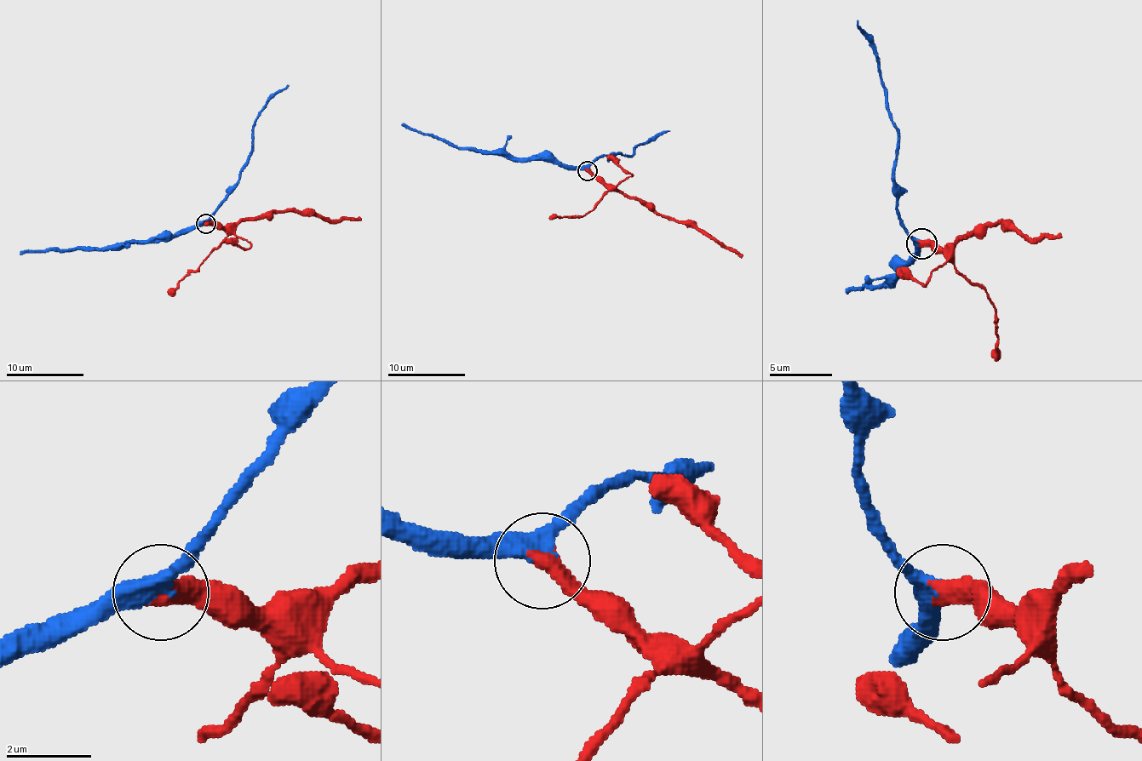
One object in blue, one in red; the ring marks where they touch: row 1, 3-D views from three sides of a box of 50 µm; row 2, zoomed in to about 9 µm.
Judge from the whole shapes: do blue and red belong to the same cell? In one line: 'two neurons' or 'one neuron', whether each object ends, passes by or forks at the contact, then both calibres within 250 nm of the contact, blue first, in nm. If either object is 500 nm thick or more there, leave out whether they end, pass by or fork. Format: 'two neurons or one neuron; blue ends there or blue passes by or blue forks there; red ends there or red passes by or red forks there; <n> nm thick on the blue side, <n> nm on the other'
one neuron; 420 nm thick on the blue side, 500 nm on the other

